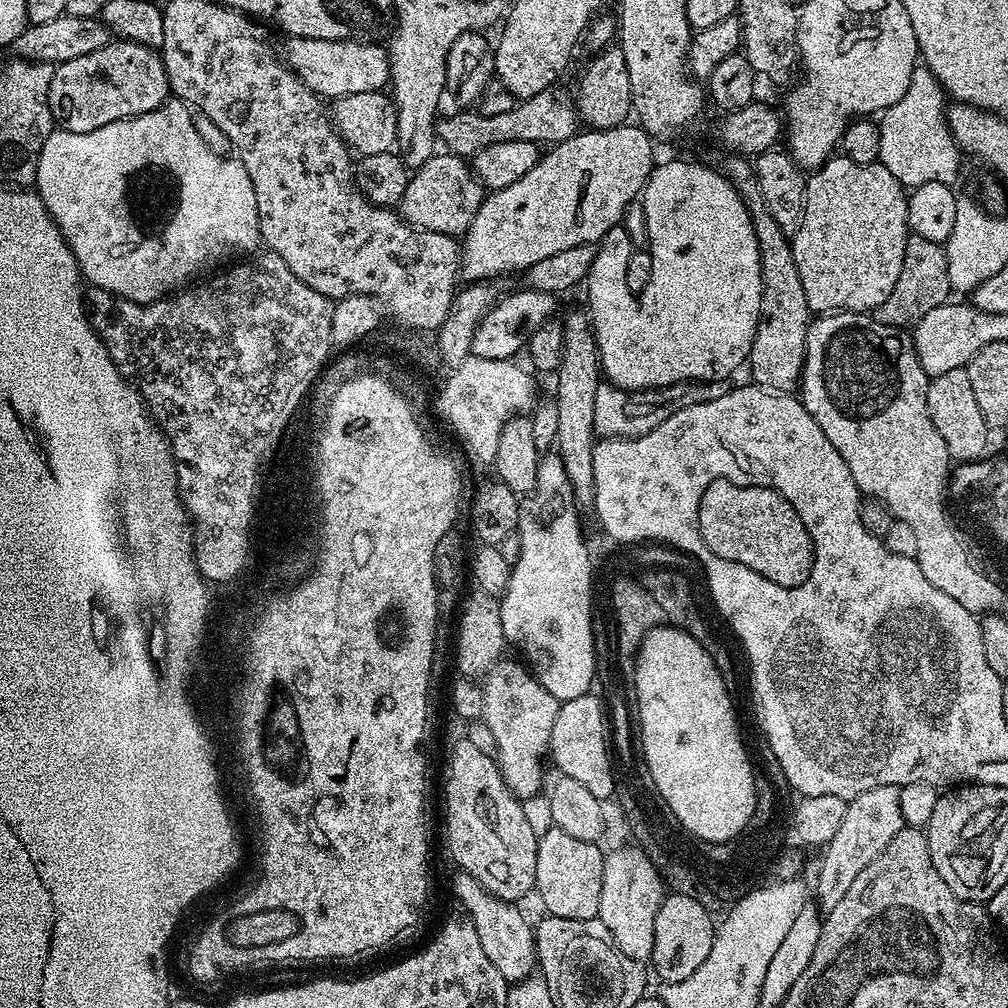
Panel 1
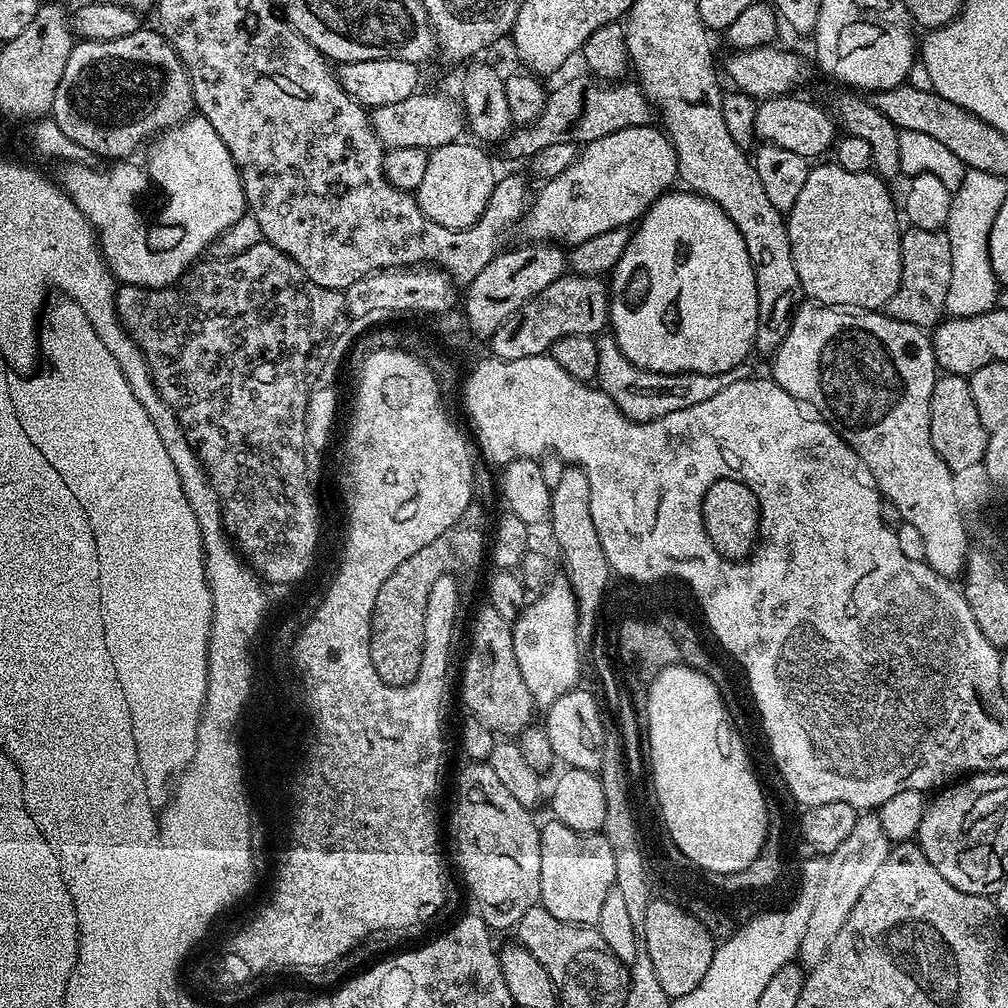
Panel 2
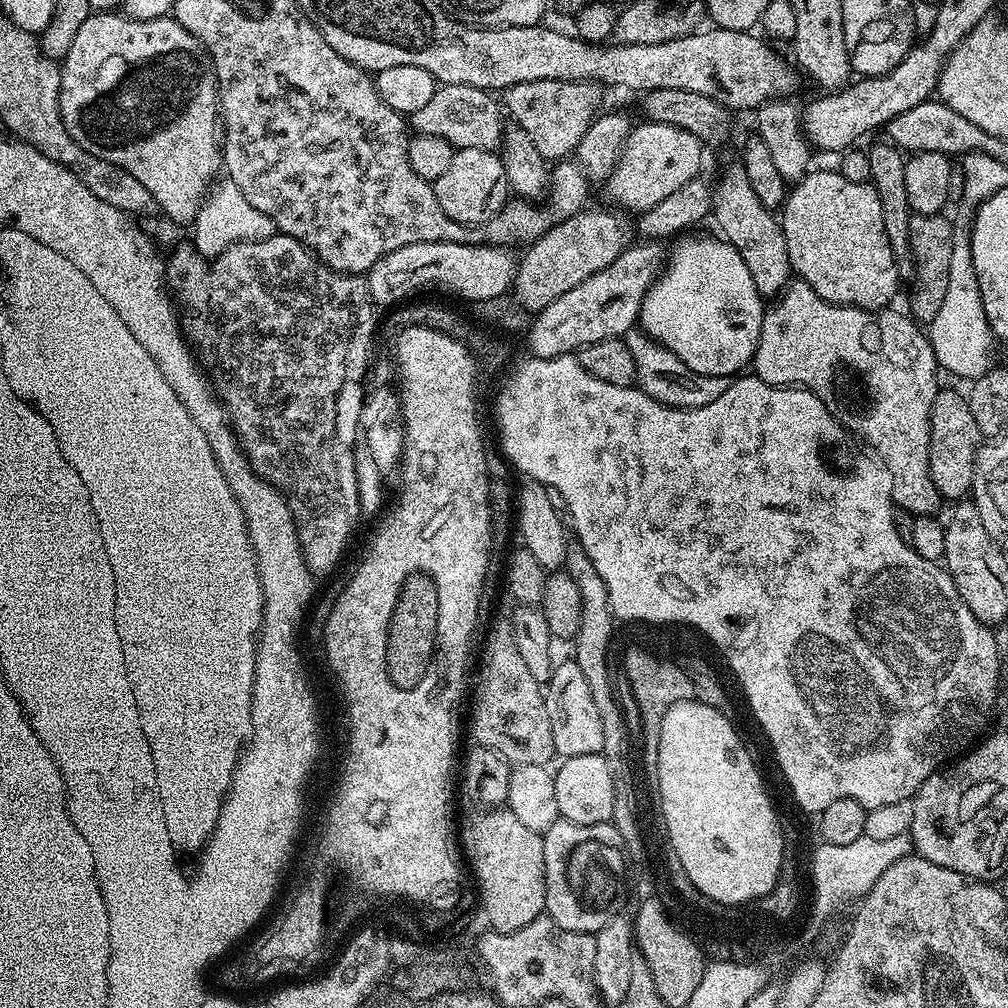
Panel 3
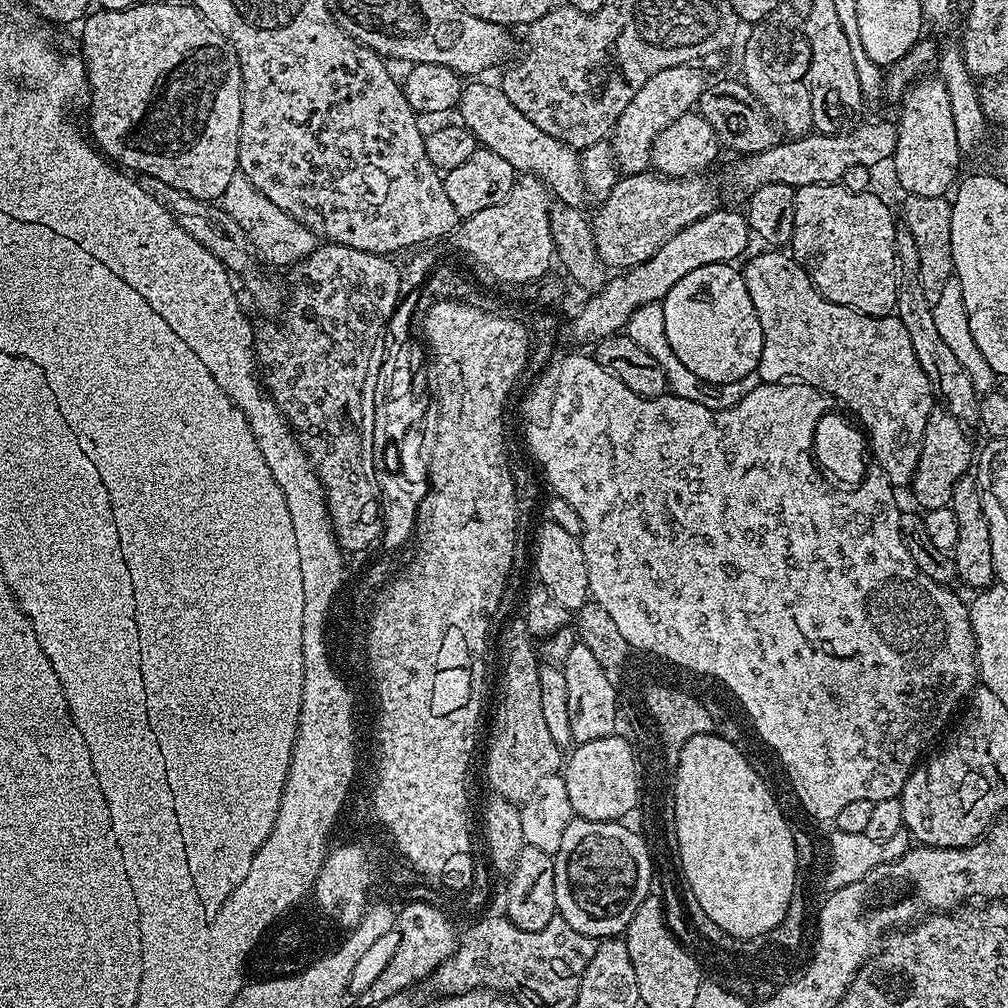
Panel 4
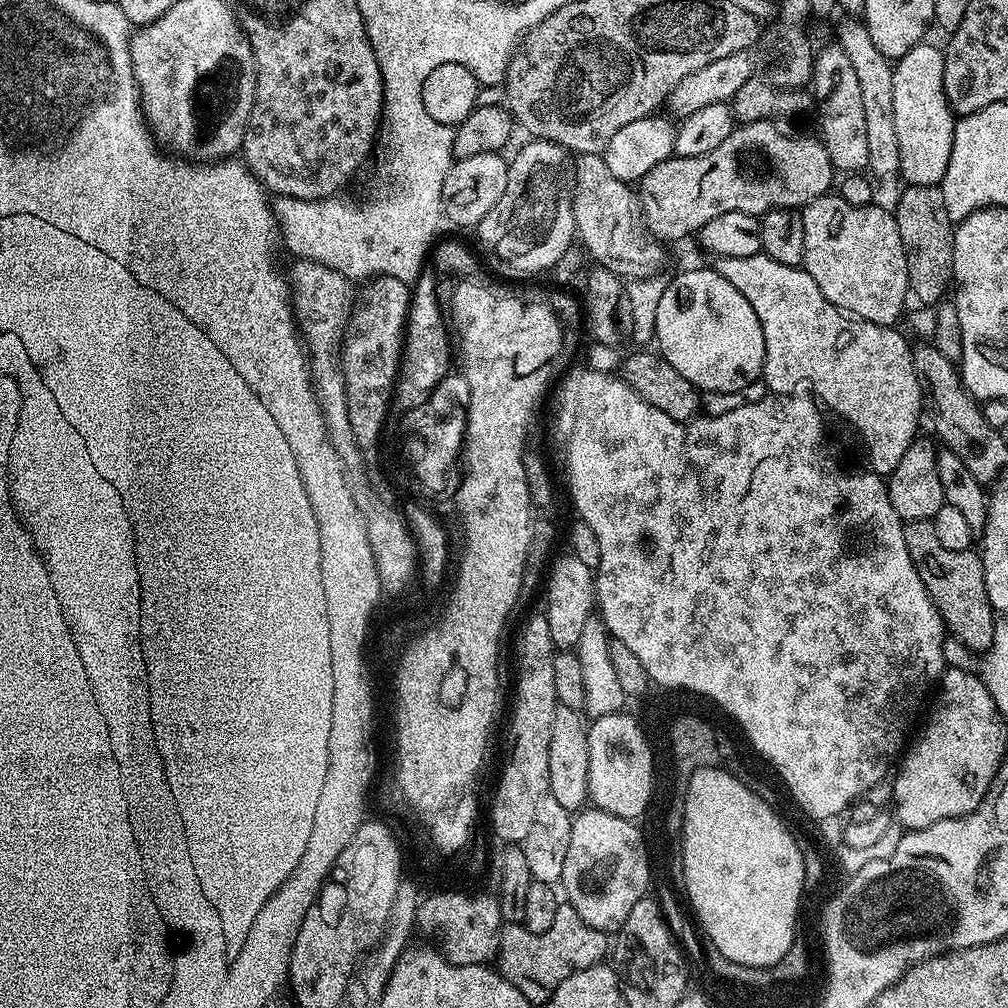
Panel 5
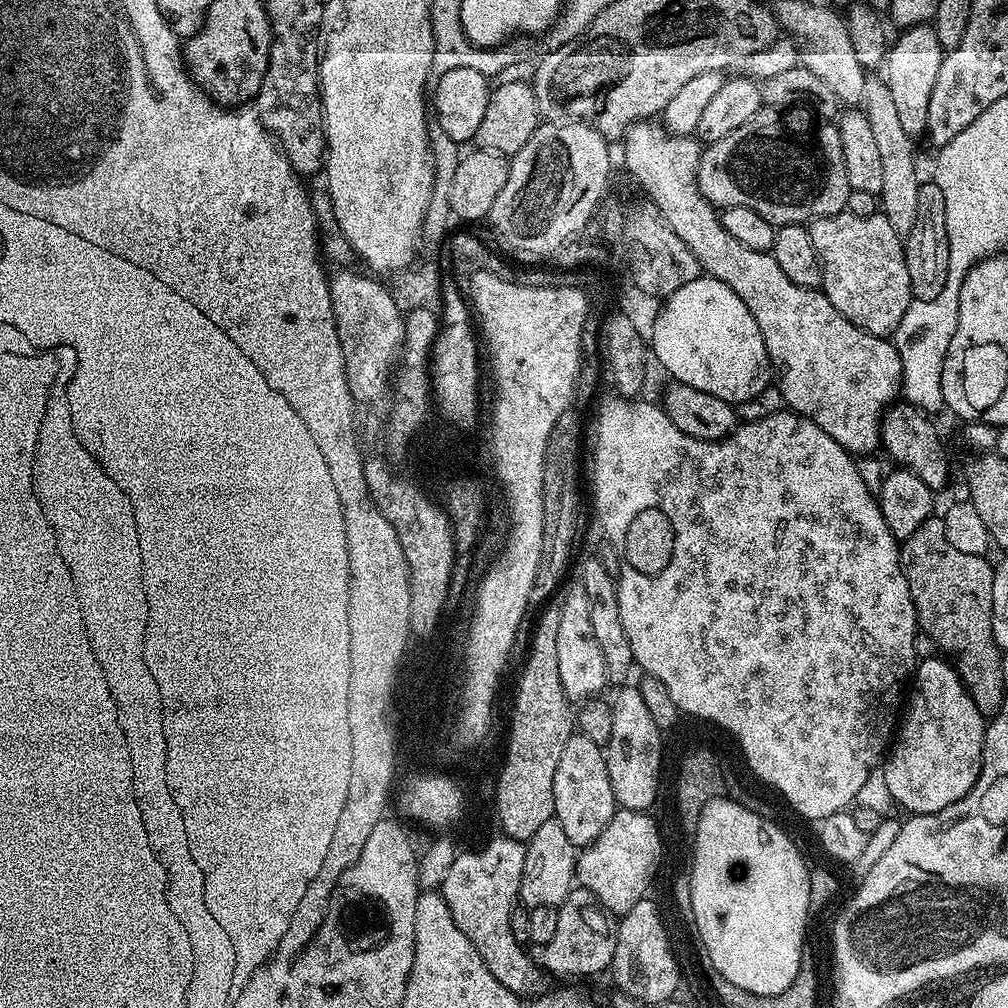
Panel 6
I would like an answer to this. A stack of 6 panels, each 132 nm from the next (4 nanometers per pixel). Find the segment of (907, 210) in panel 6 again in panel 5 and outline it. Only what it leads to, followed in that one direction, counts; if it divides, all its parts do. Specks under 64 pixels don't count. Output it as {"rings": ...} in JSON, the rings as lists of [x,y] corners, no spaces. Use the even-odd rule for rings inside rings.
{"rings":[[[844,18],[836,36],[840,49],[846,54],[846,58],[850,58],[854,66],[858,86],[862,89],[862,110],[866,113],[866,150],[870,150],[868,168],[873,177],[892,175],[895,177],[899,173],[900,163],[898,162],[898,137],[894,131],[893,61],[884,56],[882,50],[878,50],[878,46],[874,46],[874,38],[870,38],[870,30],[859,19]]]}

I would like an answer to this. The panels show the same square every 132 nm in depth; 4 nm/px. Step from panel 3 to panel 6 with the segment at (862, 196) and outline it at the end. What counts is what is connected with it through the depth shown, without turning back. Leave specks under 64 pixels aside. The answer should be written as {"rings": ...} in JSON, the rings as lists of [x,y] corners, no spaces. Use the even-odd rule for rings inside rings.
{"rings":[[[845,210],[837,216],[823,216],[811,221],[808,233],[820,259],[820,268],[824,271],[824,297],[831,302],[834,310],[838,310],[838,314],[845,316],[856,328],[875,336],[891,337],[902,322],[902,314],[906,314],[914,299],[910,270],[906,270],[904,240],[894,230],[894,226],[890,226],[890,222],[882,214],[858,218]]]}

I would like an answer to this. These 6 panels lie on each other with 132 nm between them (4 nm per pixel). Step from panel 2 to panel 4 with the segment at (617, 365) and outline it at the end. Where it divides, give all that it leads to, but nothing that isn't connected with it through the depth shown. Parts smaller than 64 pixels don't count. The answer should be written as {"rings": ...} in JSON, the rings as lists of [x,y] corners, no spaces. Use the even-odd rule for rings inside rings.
{"rings":[[[648,303],[646,306],[639,307],[626,323],[624,332],[638,346],[646,348],[647,353],[662,366],[663,372],[667,374],[667,389],[671,395],[685,398],[686,401],[696,402],[700,406],[706,406],[707,409],[719,412],[723,409],[730,409],[762,382],[756,372],[751,372],[745,378],[736,379],[732,383],[714,384],[706,382],[705,379],[694,374],[692,370],[688,370],[674,354],[673,347],[670,346],[669,339],[666,338],[665,312],[661,303]]]}

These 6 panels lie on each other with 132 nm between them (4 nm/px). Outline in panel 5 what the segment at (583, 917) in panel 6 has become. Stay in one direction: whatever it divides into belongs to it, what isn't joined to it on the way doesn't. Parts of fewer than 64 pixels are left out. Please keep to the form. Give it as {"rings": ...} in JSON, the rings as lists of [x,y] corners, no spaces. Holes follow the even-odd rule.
{"rings":[[[561,902],[558,906],[558,914],[554,914],[554,922],[550,925],[550,930],[542,934],[534,934],[523,923],[505,923],[500,929],[500,948],[496,952],[495,963],[501,976],[505,976],[521,994],[534,1006],[542,1006],[552,997],[554,990],[570,978],[570,974],[578,974],[578,970],[586,970],[590,966],[601,963],[608,952],[609,937],[603,932],[599,932],[594,926],[582,922],[578,910],[566,902]]]}

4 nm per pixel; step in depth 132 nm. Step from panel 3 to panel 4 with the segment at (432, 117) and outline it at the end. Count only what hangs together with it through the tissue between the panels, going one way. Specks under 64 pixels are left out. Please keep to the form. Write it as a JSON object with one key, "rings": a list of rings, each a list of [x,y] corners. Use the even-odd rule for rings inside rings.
{"rings":[[[468,82],[460,89],[458,105],[459,123],[474,134],[477,145],[488,148],[494,154],[500,155],[505,162],[514,166],[517,174],[527,174],[536,177],[541,184],[550,189],[551,195],[559,203],[569,204],[571,208],[579,209],[586,200],[584,182],[580,179],[580,157],[577,149],[550,138],[546,130],[538,130],[510,98],[506,98],[503,87],[484,82]]]}

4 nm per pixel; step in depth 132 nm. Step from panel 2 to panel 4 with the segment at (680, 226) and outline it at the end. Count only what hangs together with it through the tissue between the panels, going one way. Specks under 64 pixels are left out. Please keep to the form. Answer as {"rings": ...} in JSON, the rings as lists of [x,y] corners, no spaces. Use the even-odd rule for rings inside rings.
{"rings":[[[731,263],[690,270],[665,294],[665,332],[682,365],[710,383],[732,383],[755,372],[762,358],[762,326],[741,269]]]}

